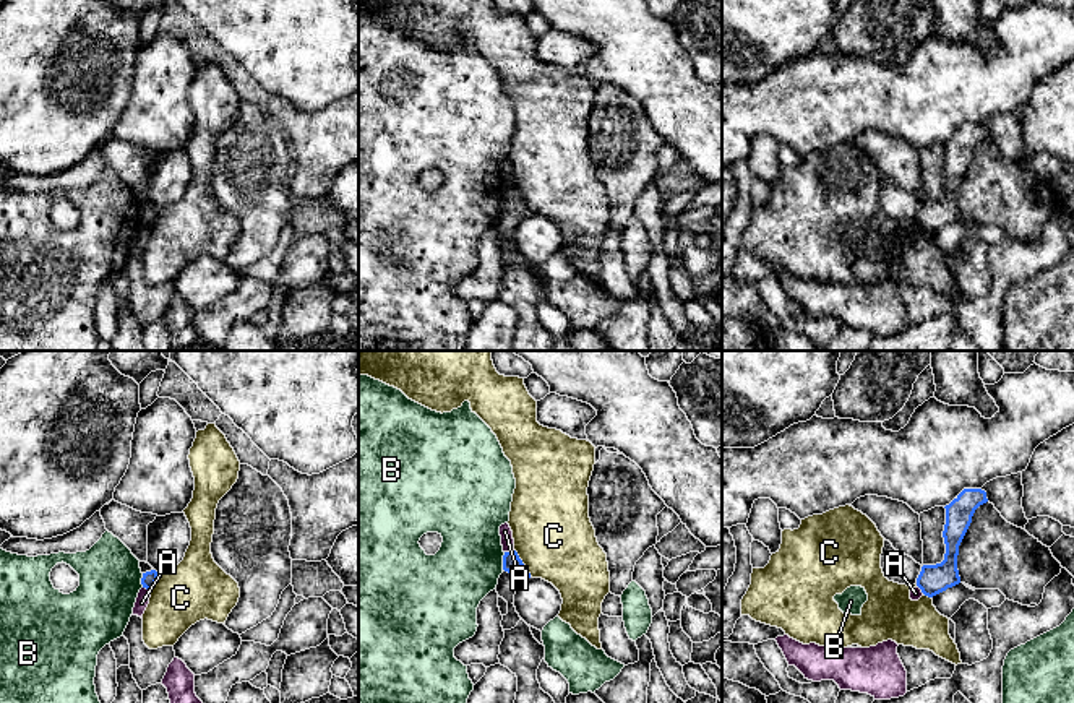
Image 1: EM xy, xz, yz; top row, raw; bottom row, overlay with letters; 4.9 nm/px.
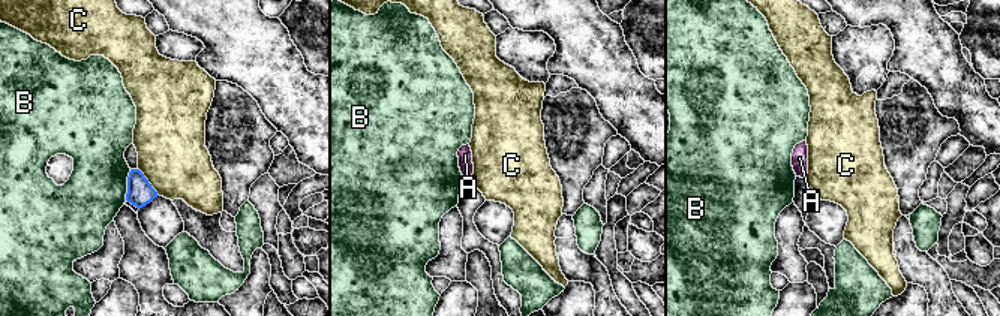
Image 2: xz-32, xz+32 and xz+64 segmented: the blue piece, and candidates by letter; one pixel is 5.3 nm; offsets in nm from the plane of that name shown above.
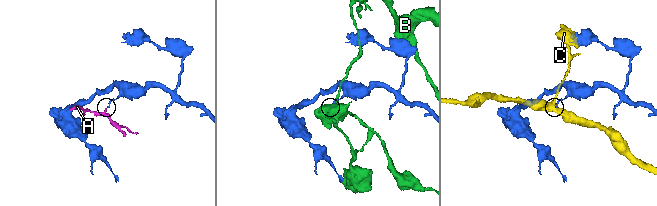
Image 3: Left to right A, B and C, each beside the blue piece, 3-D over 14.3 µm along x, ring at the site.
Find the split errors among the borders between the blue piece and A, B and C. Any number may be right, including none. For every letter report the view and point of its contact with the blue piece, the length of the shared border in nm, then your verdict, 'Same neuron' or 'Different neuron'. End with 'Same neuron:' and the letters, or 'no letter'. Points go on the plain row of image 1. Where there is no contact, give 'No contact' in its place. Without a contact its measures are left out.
A: Touches blue at xz (510, 187). Shared border 50 nm. Different neuron
B: Touches blue at xz (503, 197). Shared border 90 nm. Different neuron
C: Touches blue at xz (521, 198). Shared border 160 nm. Different neuron
Same neuron: no letter

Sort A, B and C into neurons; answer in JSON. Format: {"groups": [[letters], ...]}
{"groups": [["A"], ["B"], ["C"]]}

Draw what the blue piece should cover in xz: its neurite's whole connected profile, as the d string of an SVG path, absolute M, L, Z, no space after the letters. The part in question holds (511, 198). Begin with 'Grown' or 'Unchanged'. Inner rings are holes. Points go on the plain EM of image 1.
Unchanged. M516 187L505 188L503 206L516 211L521 218L531 214L531 209L527 208L526 201L522 200Z

